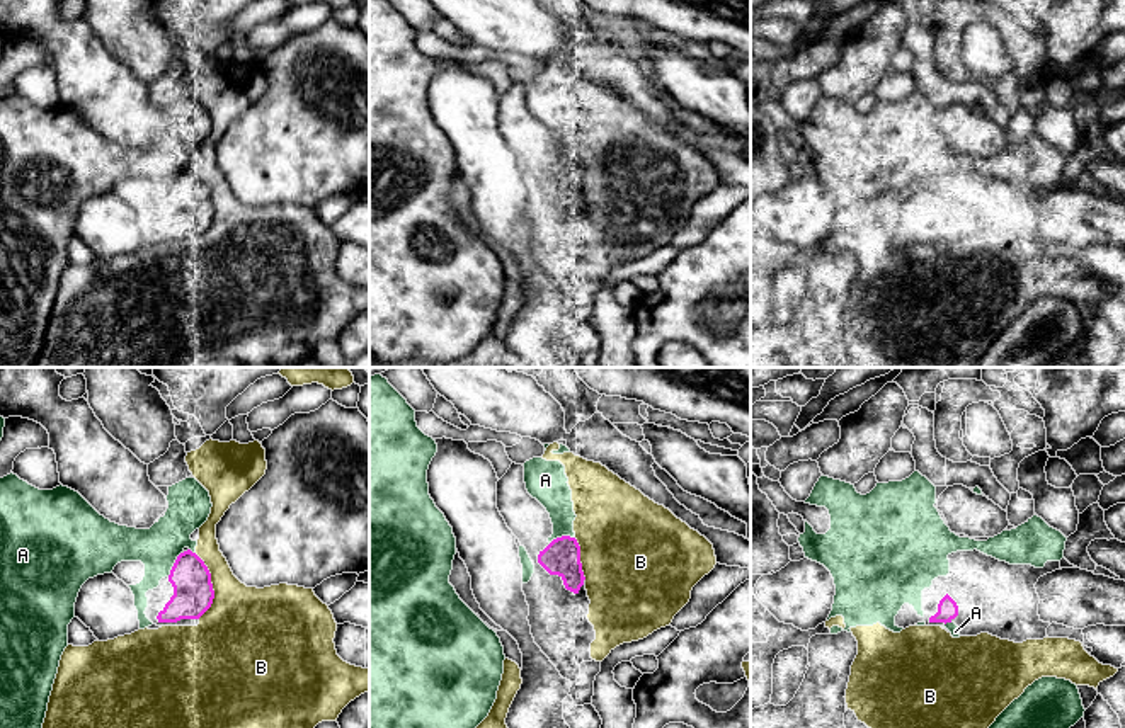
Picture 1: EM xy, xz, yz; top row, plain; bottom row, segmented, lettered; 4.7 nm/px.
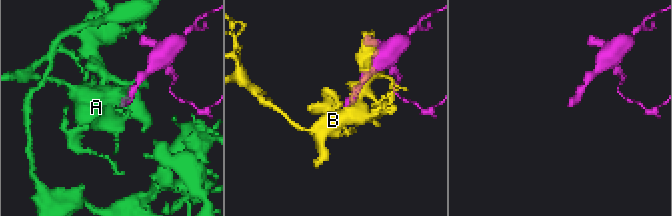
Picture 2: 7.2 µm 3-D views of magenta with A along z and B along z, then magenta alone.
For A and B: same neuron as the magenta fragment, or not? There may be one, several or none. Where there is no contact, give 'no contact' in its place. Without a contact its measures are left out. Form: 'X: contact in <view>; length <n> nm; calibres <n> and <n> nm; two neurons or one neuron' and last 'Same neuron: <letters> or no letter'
A: contact in xz; length 120 nm; calibres 180 and 180 nm; two neurons
B: contact in xy; length 320 nm; calibres 190 and 380 nm; two neurons
Same neuron: no letter

